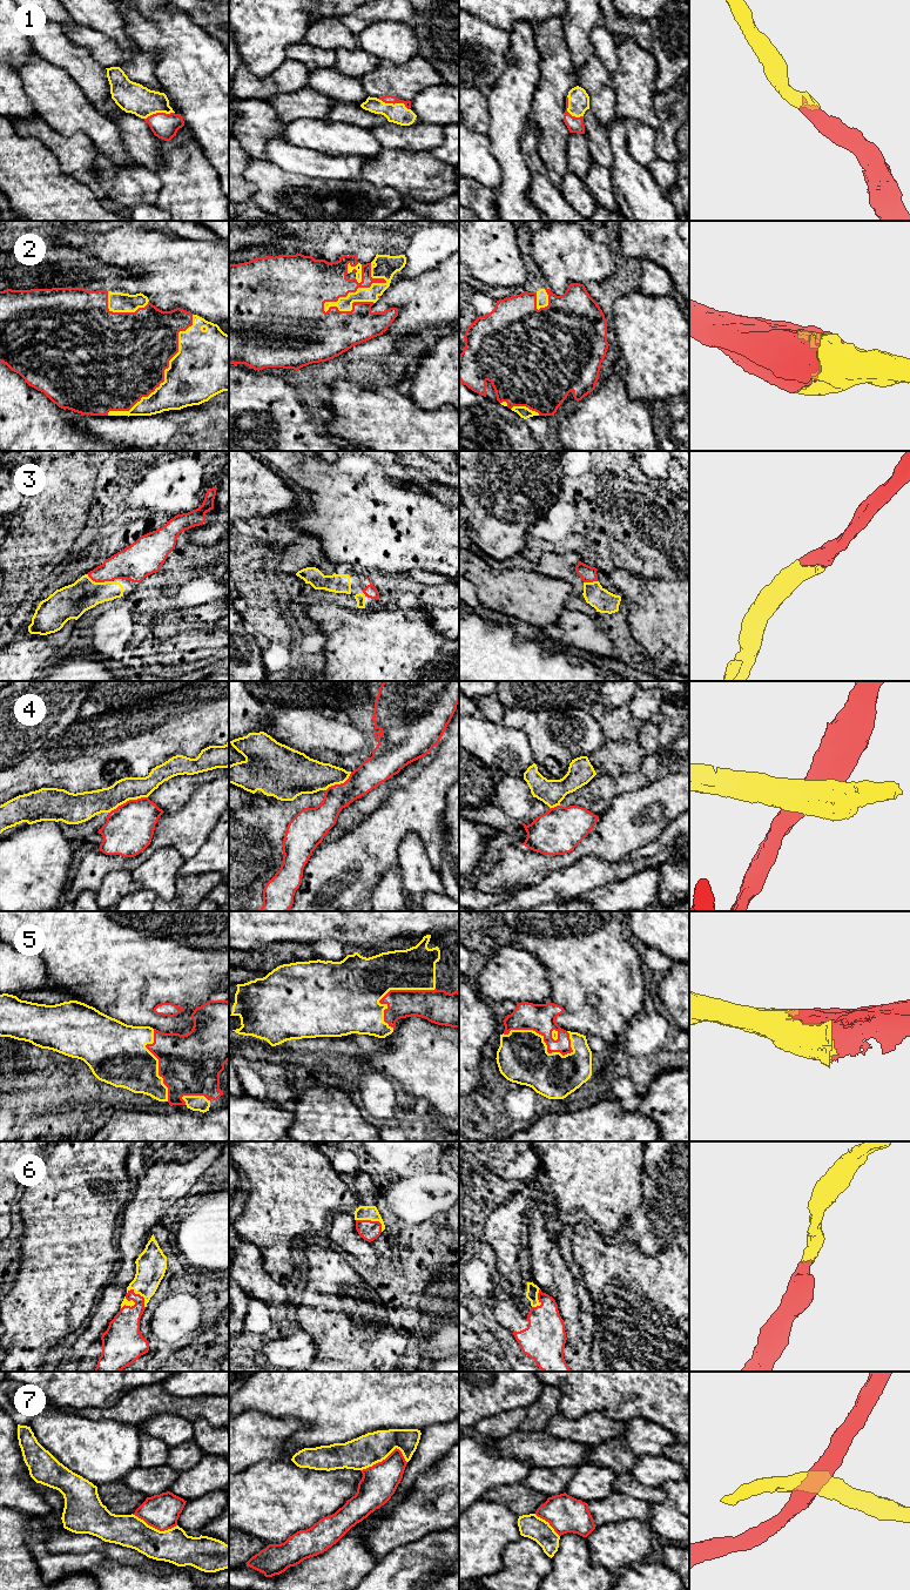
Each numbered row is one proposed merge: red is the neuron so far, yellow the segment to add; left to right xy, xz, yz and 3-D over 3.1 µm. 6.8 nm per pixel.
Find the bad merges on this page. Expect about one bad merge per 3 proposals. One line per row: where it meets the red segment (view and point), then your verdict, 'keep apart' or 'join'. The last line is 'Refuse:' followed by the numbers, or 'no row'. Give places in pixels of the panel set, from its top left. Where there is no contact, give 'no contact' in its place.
1: meets red in xz at (393, 103); join
2: meets red in xz at (351, 291); join
3: meets red in xy at (100, 581); join
4: meets red in xy at (127, 801); keep apart
5: meets red in yz at (544, 1037); join
6: meets red in xz at (372, 1221); join
7: meets red in xz at (386, 1457); keep apart
Refuse: 4, 7

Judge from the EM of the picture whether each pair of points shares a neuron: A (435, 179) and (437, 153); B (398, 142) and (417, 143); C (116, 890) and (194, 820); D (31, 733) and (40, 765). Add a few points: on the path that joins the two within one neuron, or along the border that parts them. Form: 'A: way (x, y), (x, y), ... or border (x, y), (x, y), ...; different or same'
A: border (429, 152), (446, 164); different
B: way (403, 141), (412, 141); same
C: border (130, 871), (112, 870), (103, 880); different
D: border (59, 735), (47, 740), (12, 766); different

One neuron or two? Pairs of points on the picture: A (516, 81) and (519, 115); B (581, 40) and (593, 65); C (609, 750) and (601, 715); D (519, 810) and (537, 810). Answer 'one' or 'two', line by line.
A: one
B: two
C: two
D: two

